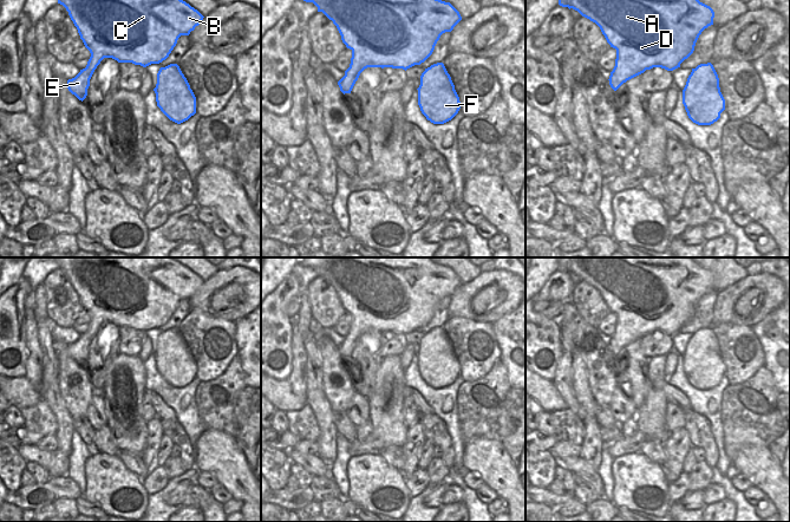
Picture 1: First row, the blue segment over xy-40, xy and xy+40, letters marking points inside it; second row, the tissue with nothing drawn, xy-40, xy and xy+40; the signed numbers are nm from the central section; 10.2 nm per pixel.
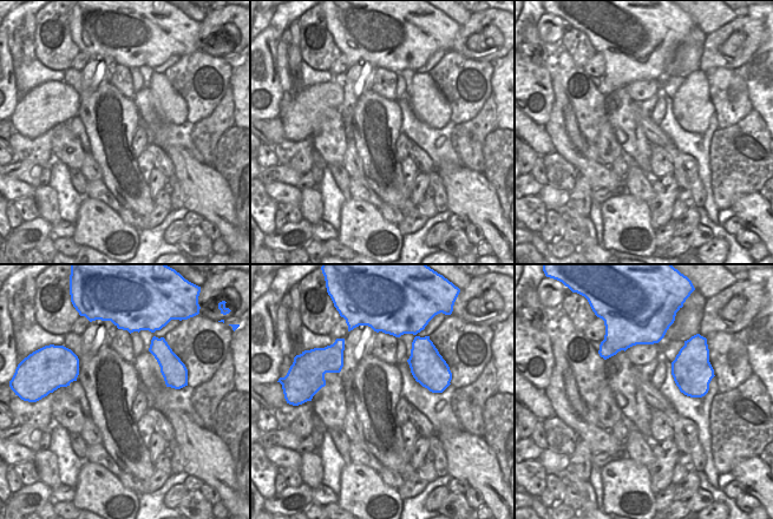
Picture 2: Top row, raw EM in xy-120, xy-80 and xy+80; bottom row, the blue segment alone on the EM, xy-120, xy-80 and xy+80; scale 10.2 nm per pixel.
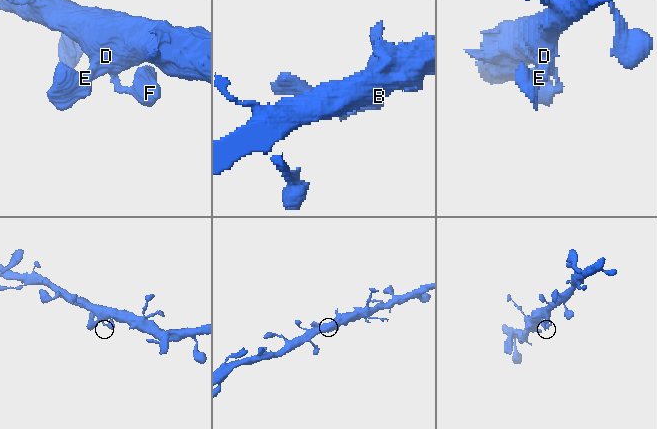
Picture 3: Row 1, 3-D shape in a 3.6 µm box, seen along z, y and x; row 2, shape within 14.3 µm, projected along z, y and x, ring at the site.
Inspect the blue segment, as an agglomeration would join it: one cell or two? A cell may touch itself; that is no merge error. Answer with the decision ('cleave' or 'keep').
keep

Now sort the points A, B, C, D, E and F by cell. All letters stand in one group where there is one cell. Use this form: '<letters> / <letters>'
A B C D E F

